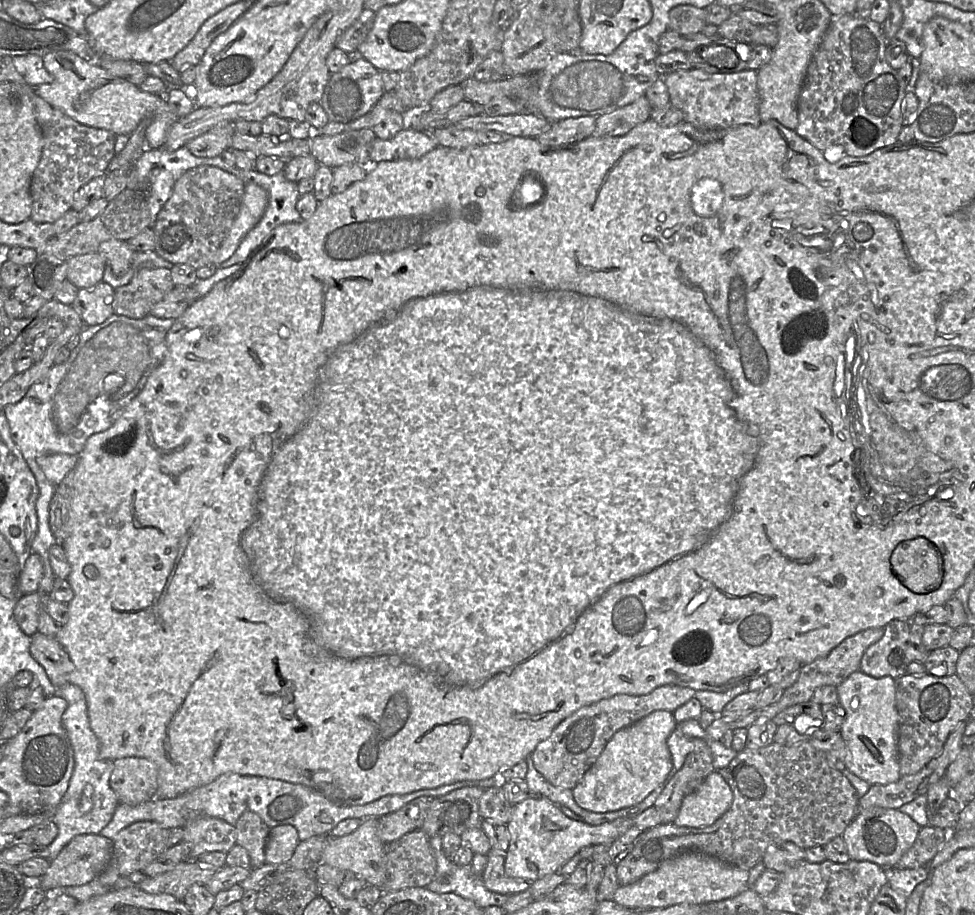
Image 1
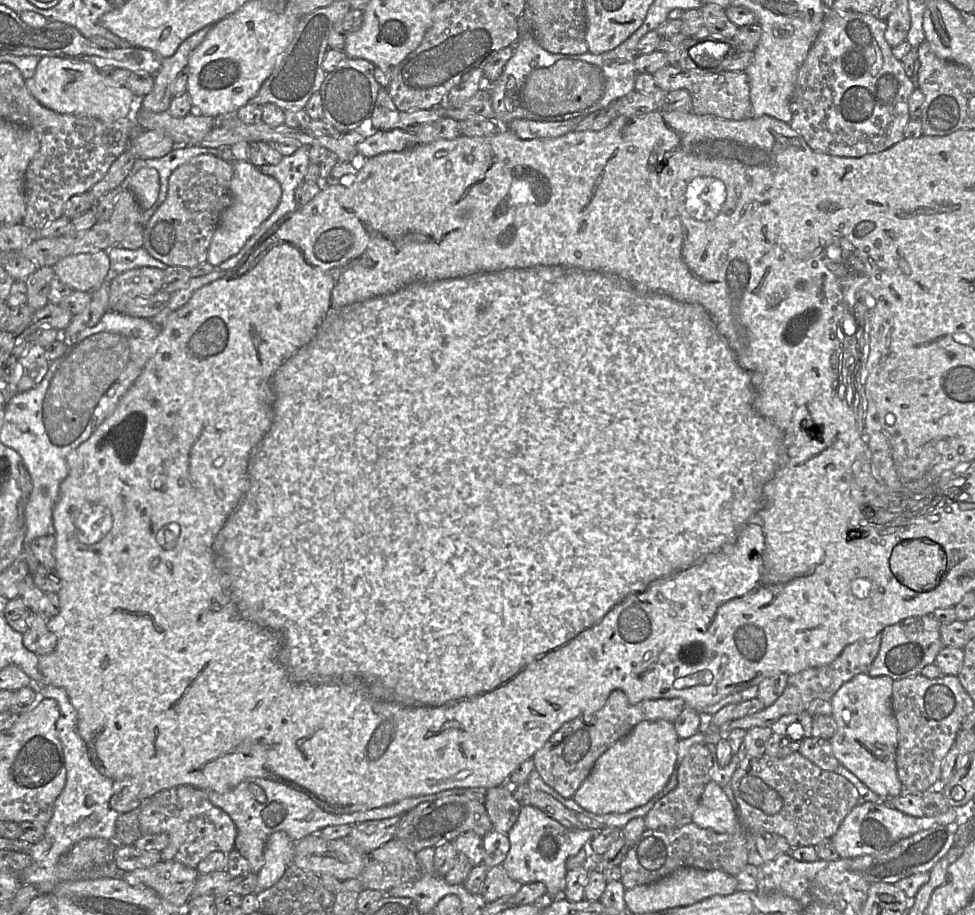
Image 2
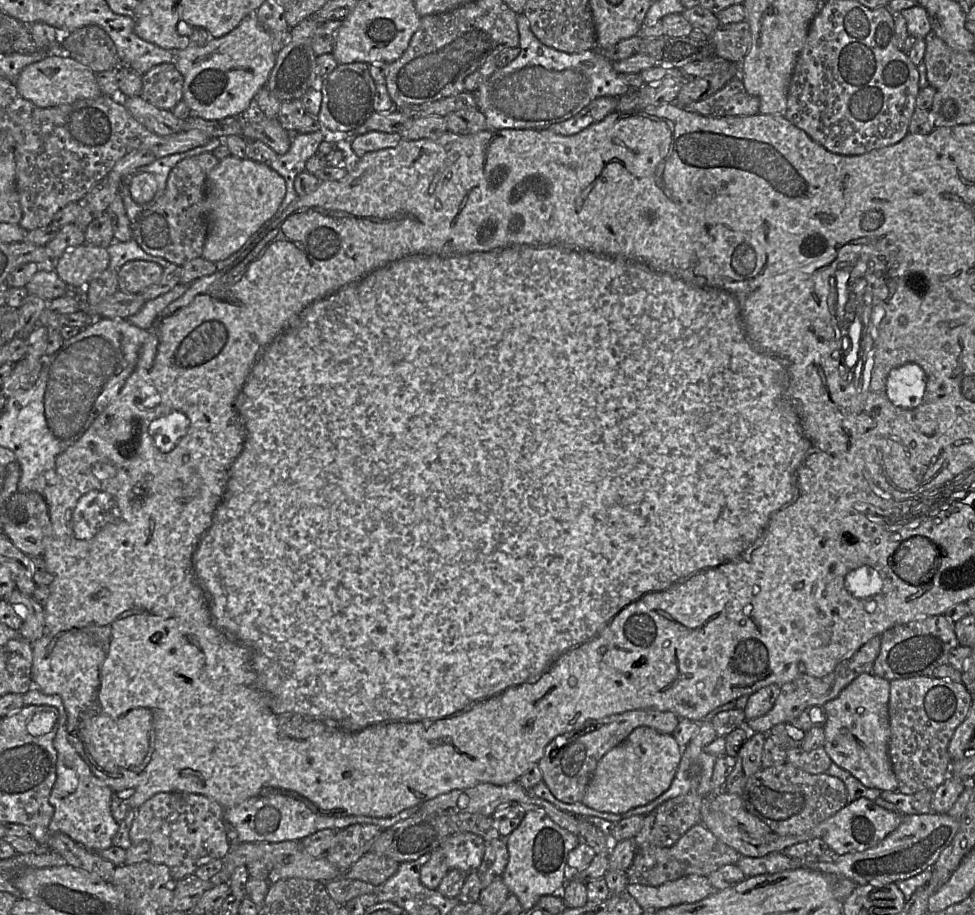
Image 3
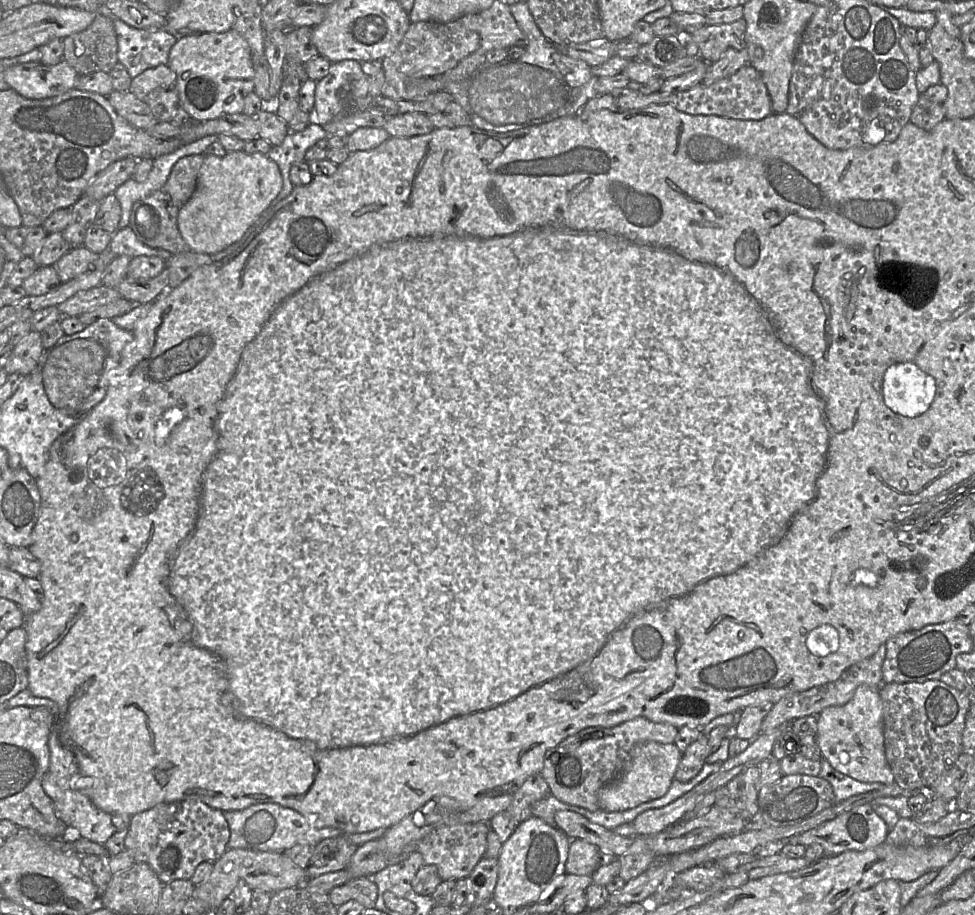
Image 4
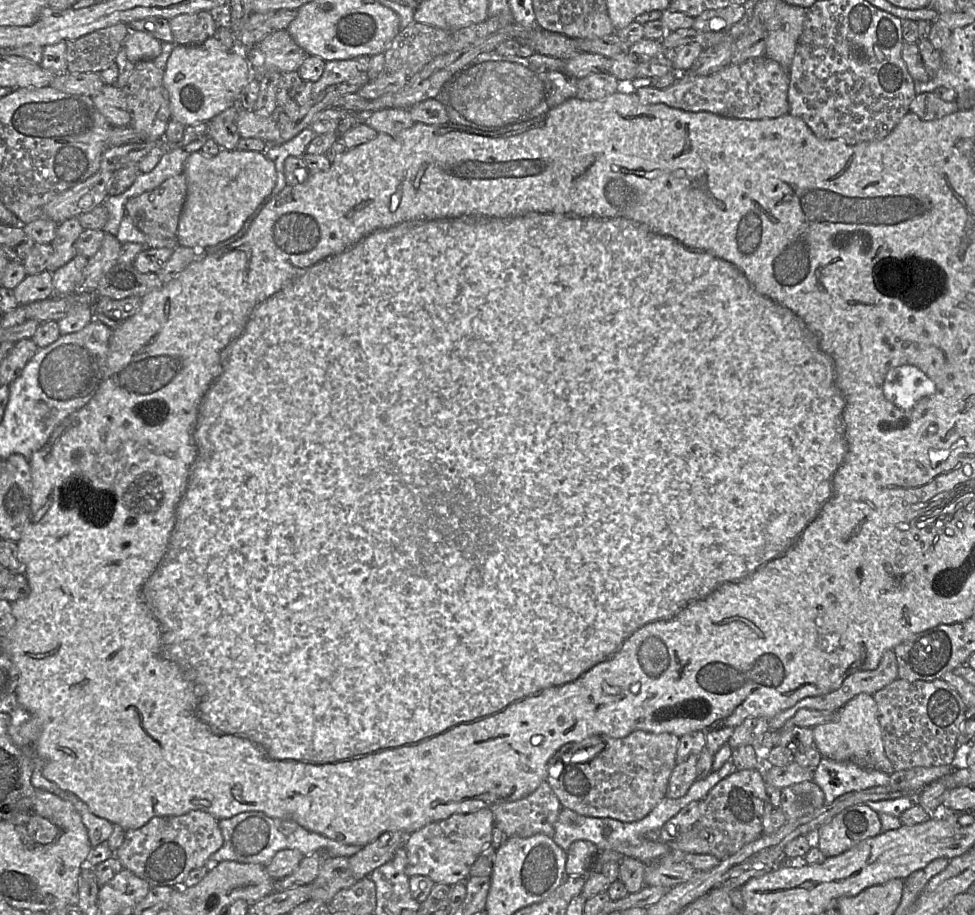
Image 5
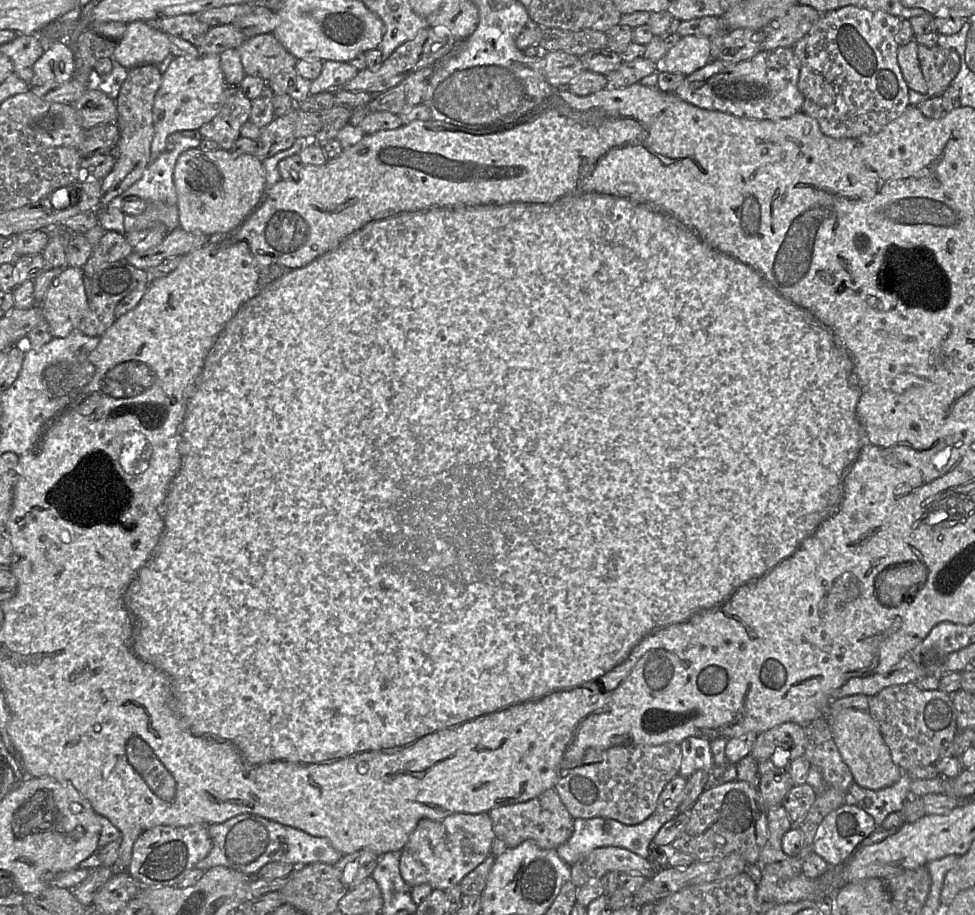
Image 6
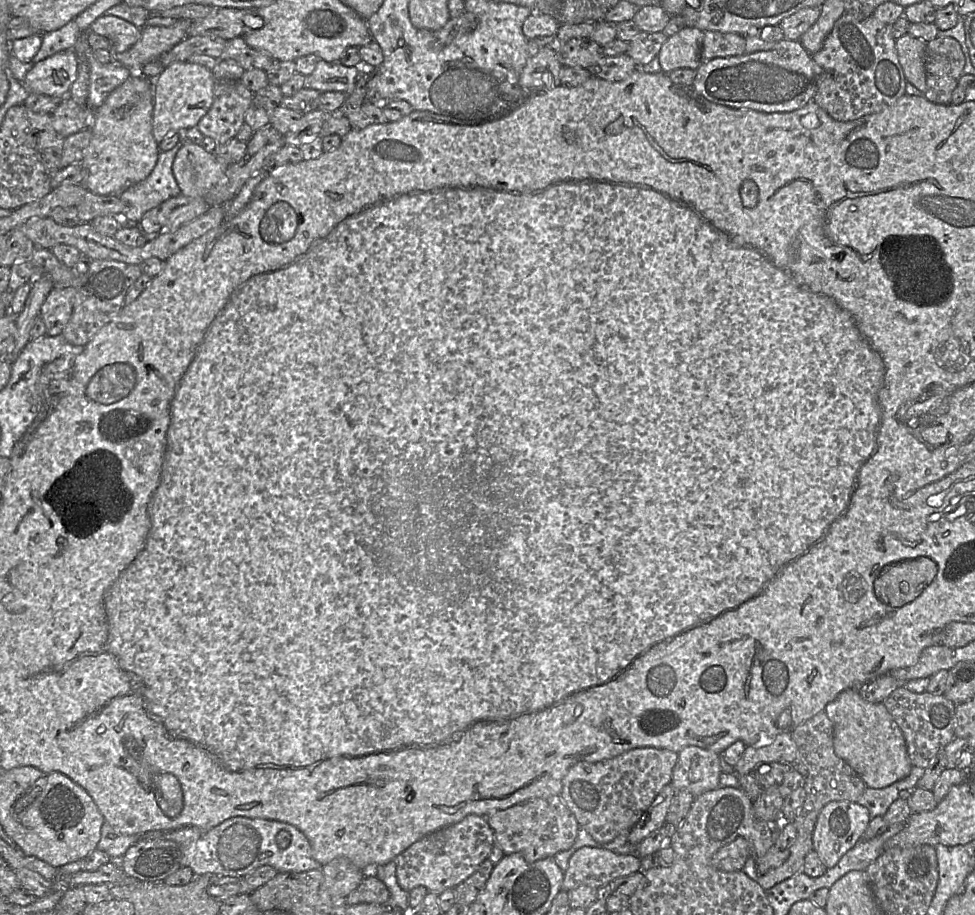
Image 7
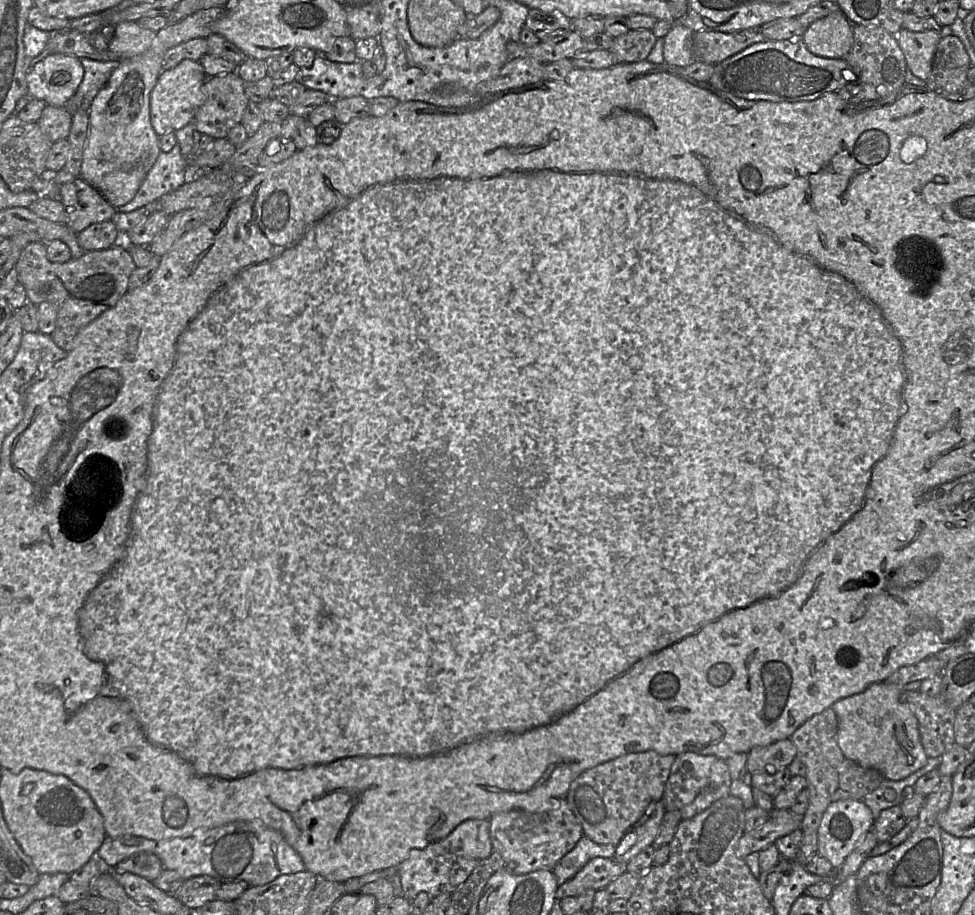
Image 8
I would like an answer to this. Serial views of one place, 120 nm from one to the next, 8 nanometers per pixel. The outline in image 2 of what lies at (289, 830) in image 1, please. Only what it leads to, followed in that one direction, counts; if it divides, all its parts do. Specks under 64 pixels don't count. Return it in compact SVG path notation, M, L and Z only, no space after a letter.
M283 831L274 832L266 839L264 865L258 872L256 892L273 886L292 865L295 842Z

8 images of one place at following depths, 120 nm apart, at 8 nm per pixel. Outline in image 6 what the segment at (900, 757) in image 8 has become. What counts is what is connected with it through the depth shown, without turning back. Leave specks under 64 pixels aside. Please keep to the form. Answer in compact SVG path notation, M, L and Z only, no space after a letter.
M846 708L828 711L825 718L830 725L840 755L851 770L855 783L864 788L878 790L895 784L901 778L904 771L892 761L879 725L868 711Z

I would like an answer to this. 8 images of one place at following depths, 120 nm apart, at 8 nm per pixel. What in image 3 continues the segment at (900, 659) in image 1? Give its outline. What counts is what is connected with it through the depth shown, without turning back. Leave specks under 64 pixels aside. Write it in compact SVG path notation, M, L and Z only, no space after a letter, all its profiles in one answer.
M937 615L886 630L880 636L881 650L874 662L872 674L889 681L931 676L936 667L947 664L949 653L959 646L954 624L945 615Z

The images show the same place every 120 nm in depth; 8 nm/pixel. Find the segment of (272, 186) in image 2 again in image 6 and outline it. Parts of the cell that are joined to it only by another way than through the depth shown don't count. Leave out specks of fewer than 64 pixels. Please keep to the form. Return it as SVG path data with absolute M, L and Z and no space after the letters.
M222 148L186 150L178 157L174 169L179 227L187 232L200 231L206 235L238 232L260 207L265 182L262 161L252 154L234 154Z

